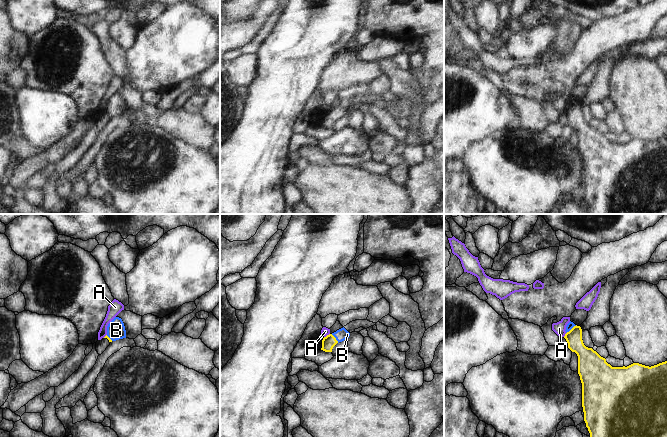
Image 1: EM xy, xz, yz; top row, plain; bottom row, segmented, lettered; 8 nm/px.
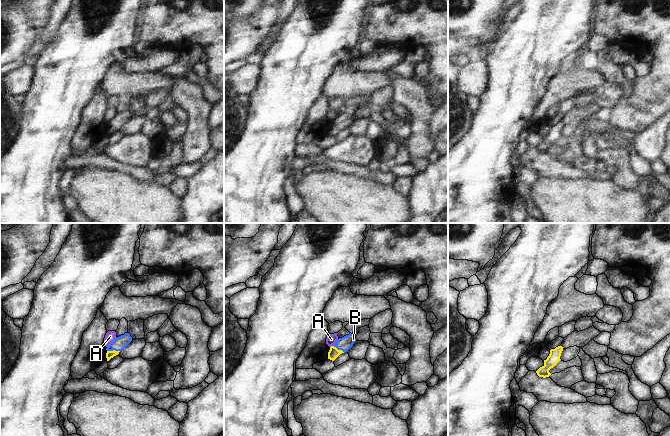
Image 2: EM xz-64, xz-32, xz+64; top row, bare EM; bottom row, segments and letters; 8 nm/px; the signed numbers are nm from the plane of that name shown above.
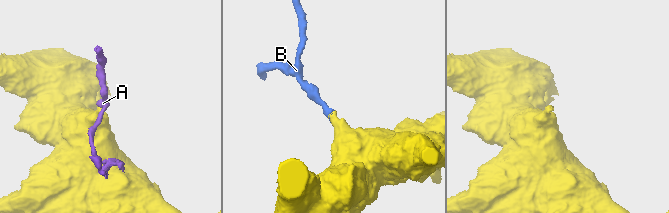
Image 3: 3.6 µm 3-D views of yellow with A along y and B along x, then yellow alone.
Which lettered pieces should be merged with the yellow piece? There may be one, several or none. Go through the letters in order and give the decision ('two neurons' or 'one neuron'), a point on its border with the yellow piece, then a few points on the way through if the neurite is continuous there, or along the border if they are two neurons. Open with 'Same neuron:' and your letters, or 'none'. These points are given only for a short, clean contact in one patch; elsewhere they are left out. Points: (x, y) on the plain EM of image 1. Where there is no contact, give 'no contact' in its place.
Same neuron: B
A: two neurons | xz (327, 111) | along xz (329, 109), (324, 113)
B: one neuron | yz (572, 104) | across yz (586, 131), (575, 120), (572, 104), (570, 101)

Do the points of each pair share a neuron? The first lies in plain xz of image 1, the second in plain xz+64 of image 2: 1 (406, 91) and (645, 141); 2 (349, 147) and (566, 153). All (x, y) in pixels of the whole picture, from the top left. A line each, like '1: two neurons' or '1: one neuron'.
1: two neurons
2: one neuron

